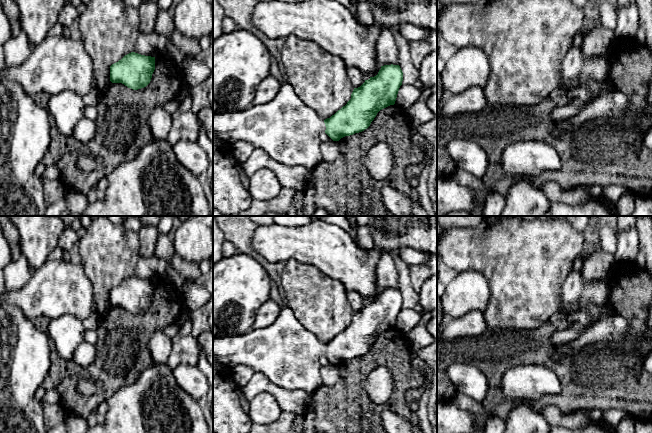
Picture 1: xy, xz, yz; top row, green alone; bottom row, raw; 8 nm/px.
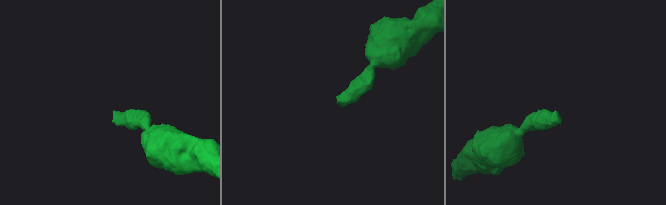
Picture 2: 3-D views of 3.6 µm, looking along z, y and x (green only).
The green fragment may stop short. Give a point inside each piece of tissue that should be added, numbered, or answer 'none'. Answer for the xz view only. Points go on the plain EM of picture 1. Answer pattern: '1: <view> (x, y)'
1: xz (285, 352)

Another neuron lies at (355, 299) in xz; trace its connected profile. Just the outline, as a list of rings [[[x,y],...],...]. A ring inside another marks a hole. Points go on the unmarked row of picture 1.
[[[347,290],[347,299],[354,312],[360,311],[364,306],[363,297],[355,290]]]

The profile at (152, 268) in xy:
[[[155,255],[140,257],[133,276],[151,281],[167,280],[180,290],[187,283],[187,280],[171,264]]]

